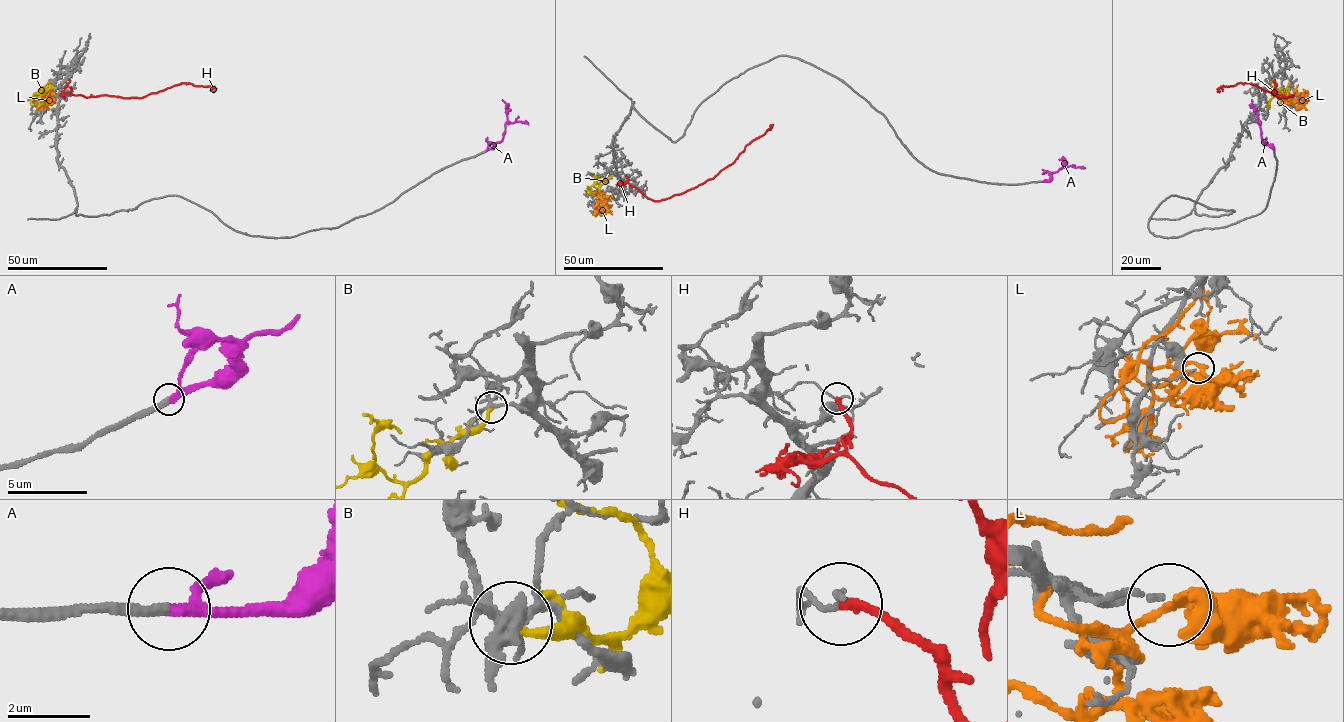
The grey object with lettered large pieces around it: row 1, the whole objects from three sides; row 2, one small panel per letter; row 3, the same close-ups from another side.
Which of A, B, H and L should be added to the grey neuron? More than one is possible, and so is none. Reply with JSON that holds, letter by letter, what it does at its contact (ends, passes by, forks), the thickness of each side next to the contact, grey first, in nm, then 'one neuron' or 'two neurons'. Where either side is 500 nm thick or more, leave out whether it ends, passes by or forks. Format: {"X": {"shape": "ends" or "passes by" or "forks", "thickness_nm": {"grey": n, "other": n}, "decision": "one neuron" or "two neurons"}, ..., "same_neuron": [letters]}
{"A": {"shape": "passes by", "thickness_nm": {"grey": 320, "other": 240}, "decision": "one neuron"}, "B": {"shape": "ends", "thickness_nm": {"grey": 240, "other": 240}, "decision": "two neurons"}, "H": {"shape": "ends", "thickness_nm": {"grey": 150, "other": 280}, "decision": "two neurons"}, "L": {"shape": "passes by", "thickness_nm": {"grey": 80, "other": 220}, "decision": "two neurons"}, "same_neuron": ["A"]}

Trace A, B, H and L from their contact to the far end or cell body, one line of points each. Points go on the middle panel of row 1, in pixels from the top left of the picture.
A: (1042, 181), (1048, 181), (1053, 172), (1064, 166), (1065, 162), (1059, 159)
B: (611, 175), (601, 184), (599, 195), (588, 190), (588, 186)
H: (626, 175), (627, 182), (646, 197), (660, 201), (670, 198), (712, 179), (770, 124)
L: (604, 196), (601, 205), (598, 205), (604, 205), (606, 211)

